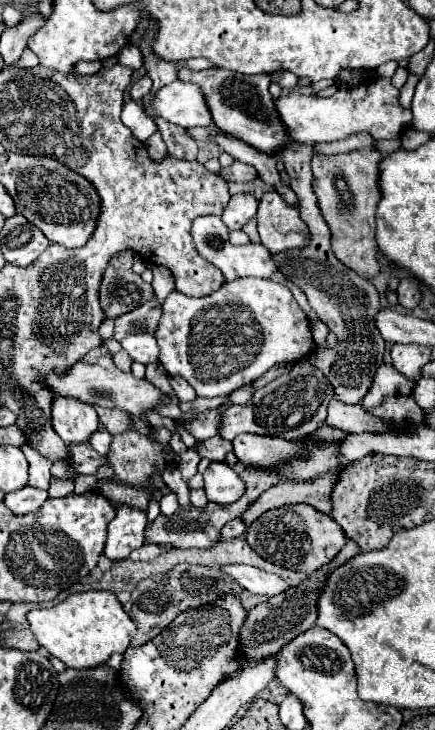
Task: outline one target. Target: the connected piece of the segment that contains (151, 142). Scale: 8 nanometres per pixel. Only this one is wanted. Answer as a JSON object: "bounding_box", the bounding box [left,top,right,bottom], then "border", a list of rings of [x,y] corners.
{"bounding_box":[144,131,168,161],"border":[[[156,131],[150,139],[146,139],[144,145],[146,145],[146,149],[150,151],[150,157],[152,157],[154,161],[160,161],[162,157],[168,155],[168,151],[166,151],[166,143],[164,143],[160,131]]]}

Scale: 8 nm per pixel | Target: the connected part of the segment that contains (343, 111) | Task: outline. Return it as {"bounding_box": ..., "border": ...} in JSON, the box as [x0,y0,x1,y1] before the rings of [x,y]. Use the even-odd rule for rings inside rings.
{"bounding_box":[276,79,412,143],"border":[[[370,79],[354,87],[340,87],[332,97],[290,93],[276,99],[276,105],[288,133],[298,143],[338,141],[356,133],[370,133],[374,139],[398,139],[412,123],[412,111],[400,105],[398,93],[390,79]]]}

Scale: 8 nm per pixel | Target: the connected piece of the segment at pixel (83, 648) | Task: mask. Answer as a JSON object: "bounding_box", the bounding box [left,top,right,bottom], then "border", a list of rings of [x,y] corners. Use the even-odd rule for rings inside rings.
{"bounding_box":[28,591,136,667],"border":[[[84,591],[66,597],[62,603],[28,613],[32,633],[40,647],[48,649],[66,667],[98,667],[114,653],[124,653],[136,635],[136,623],[122,609],[122,603],[108,591]]]}

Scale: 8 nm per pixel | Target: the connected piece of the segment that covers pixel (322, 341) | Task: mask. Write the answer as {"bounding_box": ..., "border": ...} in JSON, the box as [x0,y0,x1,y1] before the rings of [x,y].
{"bounding_box":[312,321,328,349],"border":[[[314,321],[312,323],[312,333],[314,333],[314,341],[320,349],[326,347],[326,335],[328,335],[328,327],[322,321]]]}

